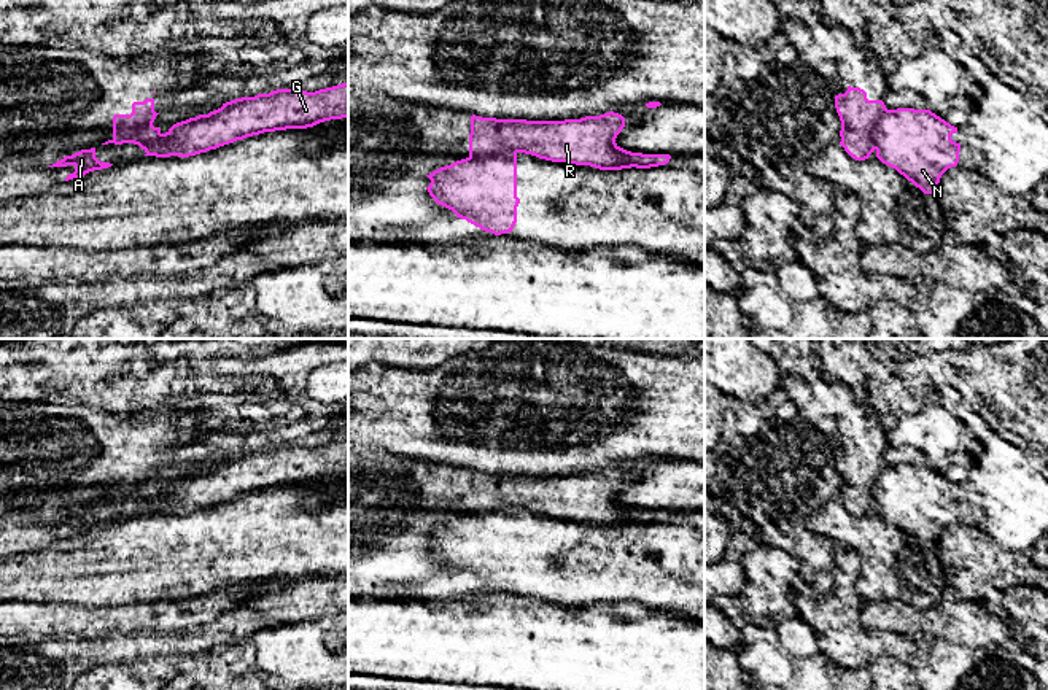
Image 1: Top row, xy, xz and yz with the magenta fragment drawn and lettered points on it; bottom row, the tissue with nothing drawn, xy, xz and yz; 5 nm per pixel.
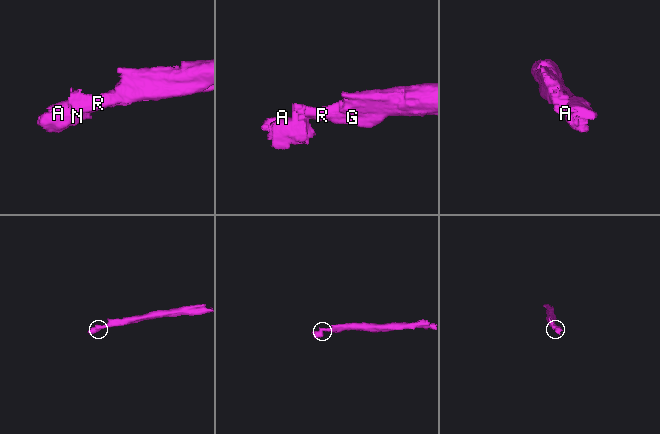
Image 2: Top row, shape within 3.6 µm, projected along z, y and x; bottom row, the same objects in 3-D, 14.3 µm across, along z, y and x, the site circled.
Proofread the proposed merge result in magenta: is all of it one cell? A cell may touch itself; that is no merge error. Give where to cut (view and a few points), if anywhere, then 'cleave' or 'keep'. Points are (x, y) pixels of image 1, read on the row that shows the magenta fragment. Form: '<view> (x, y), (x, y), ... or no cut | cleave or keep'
xz (516, 151), (469, 156) | cleave

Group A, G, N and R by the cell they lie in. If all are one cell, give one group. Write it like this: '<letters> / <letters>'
A N / G R

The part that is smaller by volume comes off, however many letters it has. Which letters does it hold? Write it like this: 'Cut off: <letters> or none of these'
Cut off: A, N

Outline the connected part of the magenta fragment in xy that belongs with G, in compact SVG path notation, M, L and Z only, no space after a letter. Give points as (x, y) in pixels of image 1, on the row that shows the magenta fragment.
M348 83L315 92L277 89L177 122L142 149L156 157L189 157L264 132L307 129L342 118L348 118Z

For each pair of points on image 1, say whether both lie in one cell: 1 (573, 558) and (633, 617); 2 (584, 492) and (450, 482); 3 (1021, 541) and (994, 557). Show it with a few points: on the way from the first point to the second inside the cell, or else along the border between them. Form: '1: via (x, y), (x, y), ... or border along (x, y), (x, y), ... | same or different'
1: border along (593, 606), (638, 601), (652, 620) | different
2: via (551, 492), (484, 492) | same
3: border along (1002, 546), (1010, 552) | different

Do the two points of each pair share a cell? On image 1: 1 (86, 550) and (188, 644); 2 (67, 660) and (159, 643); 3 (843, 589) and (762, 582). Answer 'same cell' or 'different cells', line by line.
1: different cells
2: same cell
3: different cells

